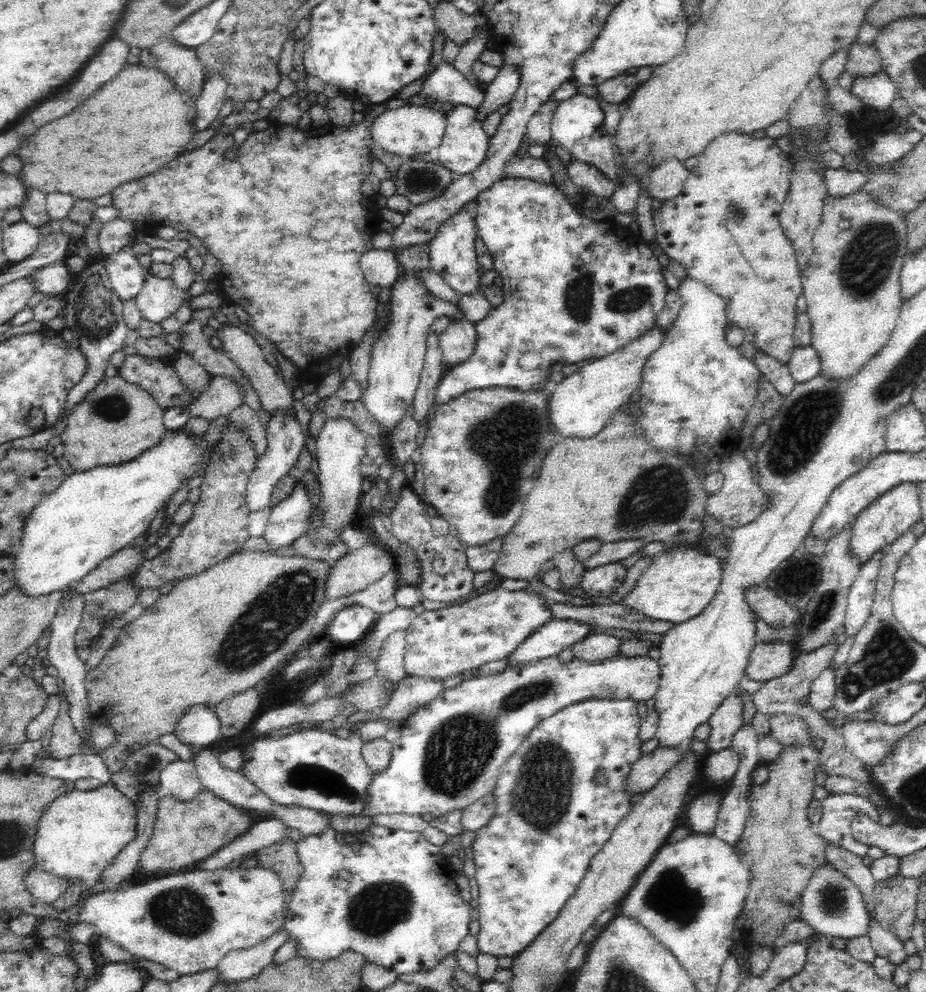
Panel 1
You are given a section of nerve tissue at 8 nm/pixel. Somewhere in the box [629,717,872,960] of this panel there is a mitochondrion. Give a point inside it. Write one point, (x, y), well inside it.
(682, 905)

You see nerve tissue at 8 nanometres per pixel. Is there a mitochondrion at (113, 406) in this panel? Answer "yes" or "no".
yes

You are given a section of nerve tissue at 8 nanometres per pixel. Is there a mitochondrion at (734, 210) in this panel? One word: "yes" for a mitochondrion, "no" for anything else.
yes

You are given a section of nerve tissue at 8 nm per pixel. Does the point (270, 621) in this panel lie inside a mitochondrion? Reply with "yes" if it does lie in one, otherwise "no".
yes

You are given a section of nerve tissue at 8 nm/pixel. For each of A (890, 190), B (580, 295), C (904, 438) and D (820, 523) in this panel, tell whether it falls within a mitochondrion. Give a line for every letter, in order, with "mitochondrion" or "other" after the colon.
A: mitochondrion
B: mitochondrion
C: other
D: other

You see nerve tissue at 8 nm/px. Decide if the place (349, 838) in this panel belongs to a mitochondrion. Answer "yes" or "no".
no

